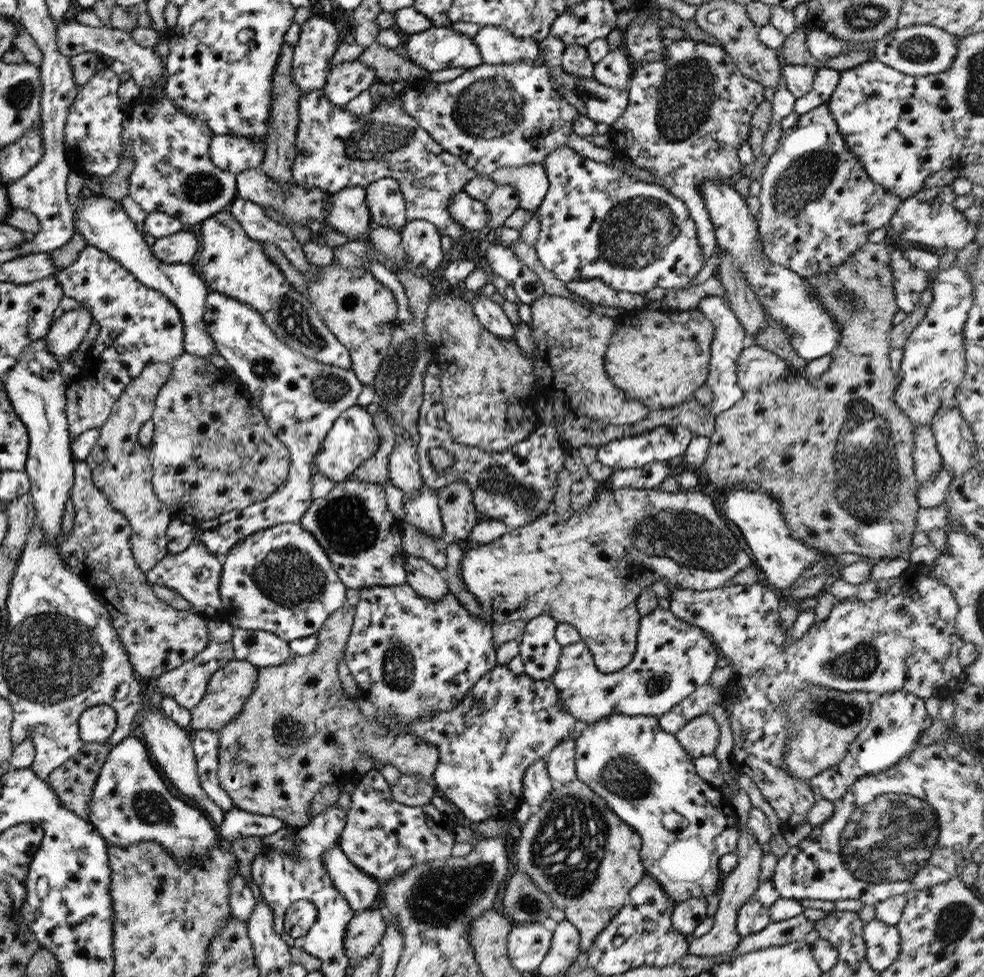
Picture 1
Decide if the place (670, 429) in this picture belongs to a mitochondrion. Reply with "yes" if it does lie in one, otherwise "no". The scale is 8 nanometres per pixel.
no

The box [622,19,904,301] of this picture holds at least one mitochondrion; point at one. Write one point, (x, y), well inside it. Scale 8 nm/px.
(685, 93)

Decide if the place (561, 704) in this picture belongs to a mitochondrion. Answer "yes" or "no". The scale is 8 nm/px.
no

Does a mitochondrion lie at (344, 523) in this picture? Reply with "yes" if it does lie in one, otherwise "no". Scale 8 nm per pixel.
yes

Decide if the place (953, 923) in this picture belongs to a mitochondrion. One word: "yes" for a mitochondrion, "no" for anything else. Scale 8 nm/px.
yes

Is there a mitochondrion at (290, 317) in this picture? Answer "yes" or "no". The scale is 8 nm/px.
yes

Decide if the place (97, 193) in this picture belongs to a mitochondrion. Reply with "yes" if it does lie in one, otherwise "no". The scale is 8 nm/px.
no

